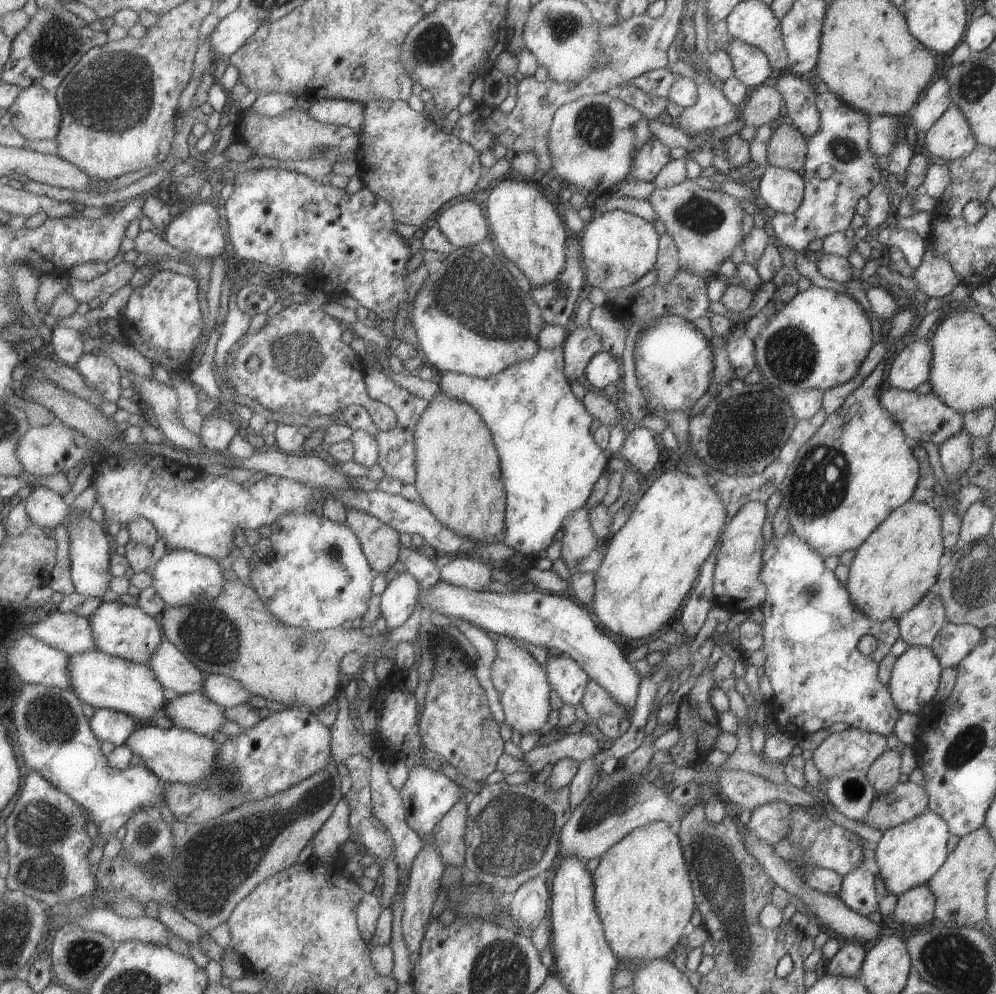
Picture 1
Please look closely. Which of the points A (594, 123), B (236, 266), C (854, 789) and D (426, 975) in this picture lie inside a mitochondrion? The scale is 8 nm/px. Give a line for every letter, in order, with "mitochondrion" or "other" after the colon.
A: mitochondrion
B: other
C: mitochondrion
D: other

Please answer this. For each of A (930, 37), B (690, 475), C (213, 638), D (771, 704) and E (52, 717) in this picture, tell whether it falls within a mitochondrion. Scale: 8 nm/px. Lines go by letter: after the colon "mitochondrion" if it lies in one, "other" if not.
A: other
B: other
C: mitochondrion
D: other
E: mitochondrion

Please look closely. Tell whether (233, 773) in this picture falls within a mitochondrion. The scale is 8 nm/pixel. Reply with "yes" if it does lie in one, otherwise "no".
yes

